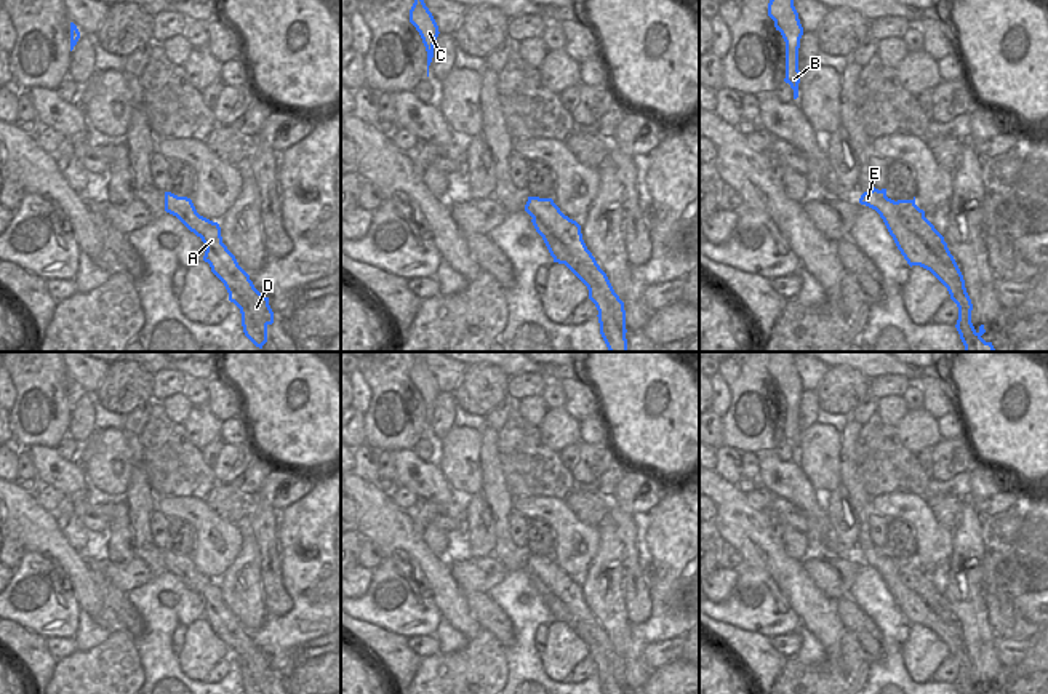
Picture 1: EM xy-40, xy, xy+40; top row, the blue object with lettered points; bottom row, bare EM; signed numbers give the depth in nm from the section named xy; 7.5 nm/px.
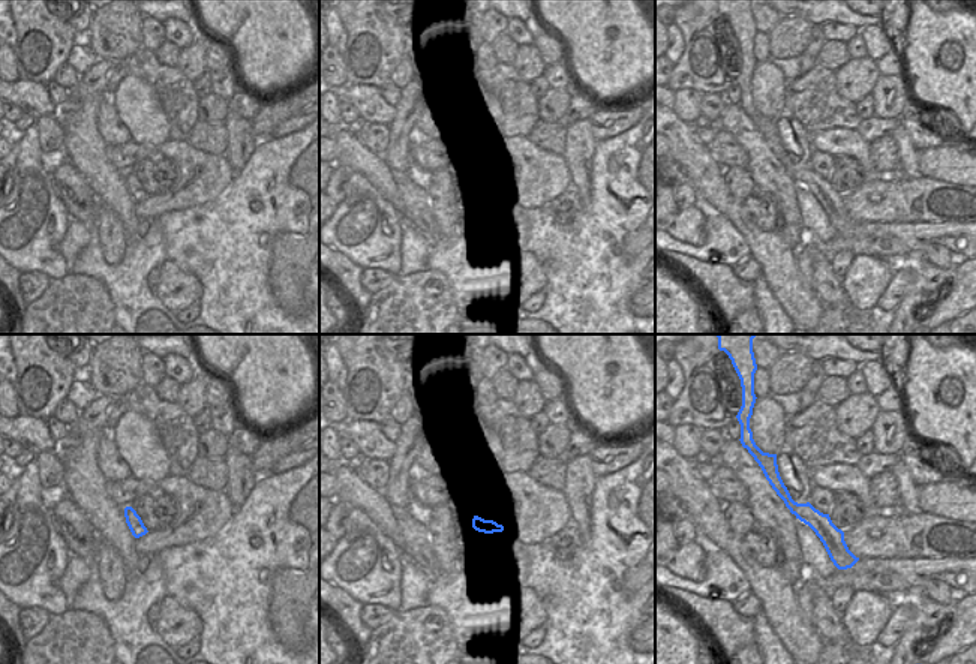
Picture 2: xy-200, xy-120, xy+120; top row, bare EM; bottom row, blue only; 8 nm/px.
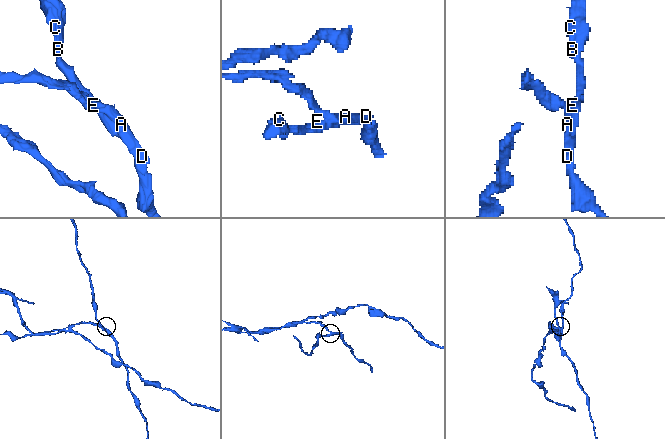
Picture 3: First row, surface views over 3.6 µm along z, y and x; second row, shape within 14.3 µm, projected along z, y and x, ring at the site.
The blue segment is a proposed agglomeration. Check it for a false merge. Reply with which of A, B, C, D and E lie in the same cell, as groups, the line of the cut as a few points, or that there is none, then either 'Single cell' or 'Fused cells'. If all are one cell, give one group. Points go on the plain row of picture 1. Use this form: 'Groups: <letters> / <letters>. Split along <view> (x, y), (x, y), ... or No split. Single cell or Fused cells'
Groups: A / B C D E. Split along xy+40 (895, 560), (901, 579), (941, 618), (956, 622). Fused cells

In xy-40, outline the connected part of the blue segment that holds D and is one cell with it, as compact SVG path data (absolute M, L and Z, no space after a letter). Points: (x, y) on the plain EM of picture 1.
M206 608L203 619L224 641L229 659L240 667L245 694L267 694L267 684L274 681L269 656L254 646L250 633L226 609L216 612L213 608Z

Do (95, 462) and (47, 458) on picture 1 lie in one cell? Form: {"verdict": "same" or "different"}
{"verdict": "different"}

